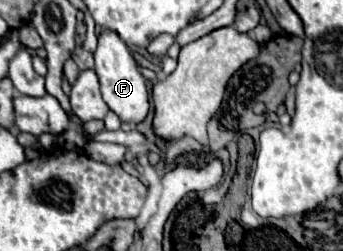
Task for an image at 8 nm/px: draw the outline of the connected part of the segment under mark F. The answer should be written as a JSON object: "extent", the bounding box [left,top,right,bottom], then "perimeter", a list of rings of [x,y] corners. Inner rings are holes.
{"extent":[95,30,149,124],"perimeter":[[[103,30],[99,34],[99,46],[95,52],[95,72],[97,72],[99,82],[101,82],[103,100],[123,122],[139,124],[147,118],[147,114],[149,114],[149,90],[147,90],[145,78],[141,76],[129,48],[115,32]]]}

